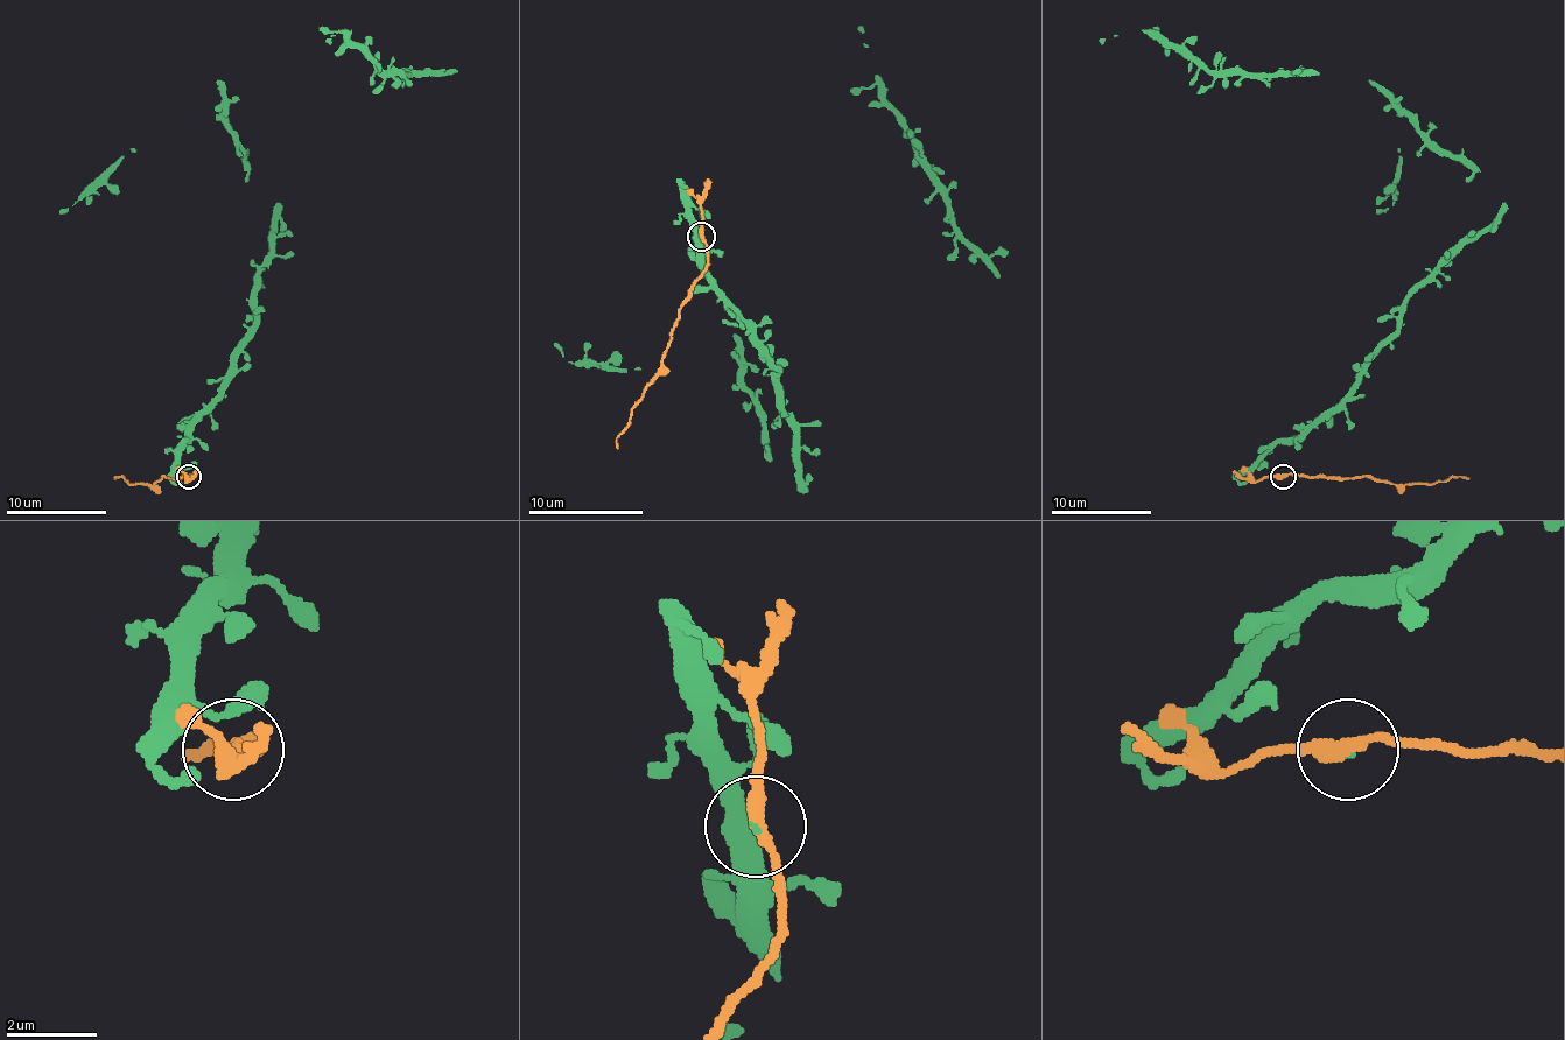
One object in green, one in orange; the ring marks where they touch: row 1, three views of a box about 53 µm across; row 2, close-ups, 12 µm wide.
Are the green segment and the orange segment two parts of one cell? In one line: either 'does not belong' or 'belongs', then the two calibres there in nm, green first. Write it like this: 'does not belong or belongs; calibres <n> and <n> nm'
belongs; calibres 50 and 280 nm

